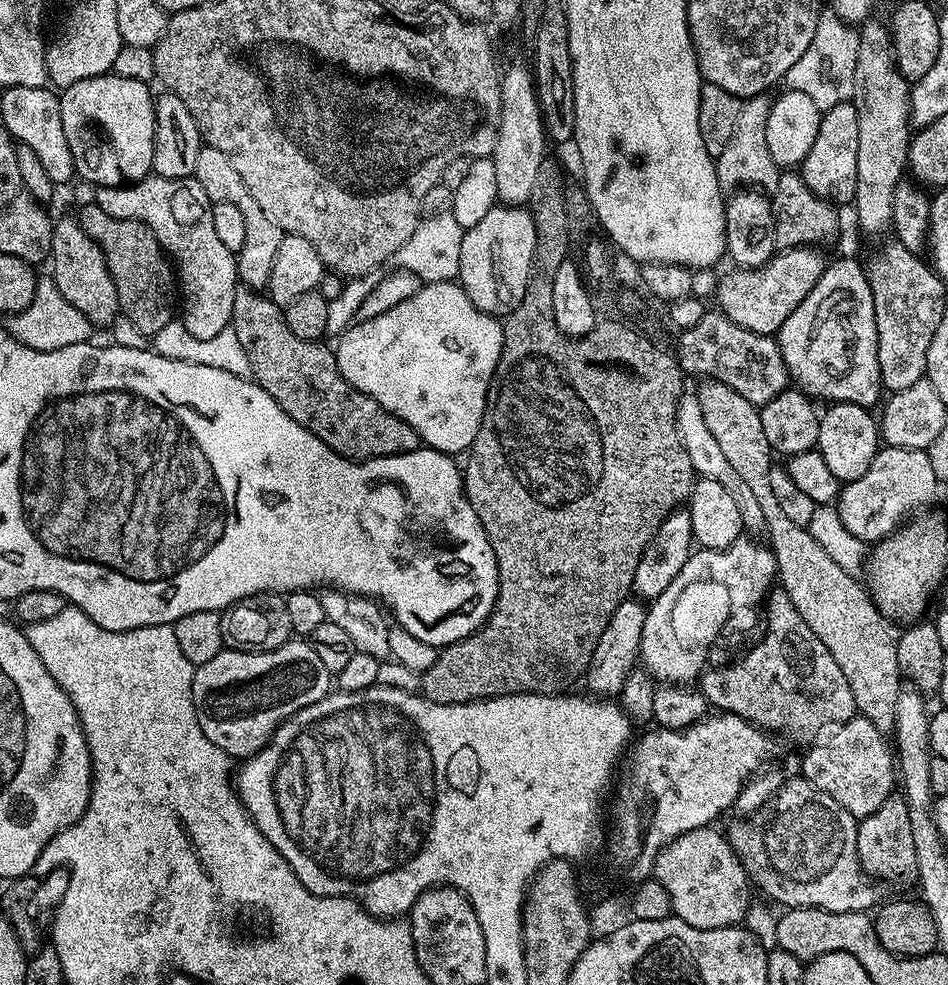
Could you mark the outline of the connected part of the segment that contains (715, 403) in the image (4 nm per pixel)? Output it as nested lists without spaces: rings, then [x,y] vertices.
[[[705,379],[704,384],[700,389],[695,389],[695,396],[698,398],[698,402],[702,406],[702,418],[706,418],[706,426],[710,429],[710,434],[714,434],[714,438],[718,441],[718,446],[722,450],[722,454],[730,462],[730,466],[735,472],[742,478],[742,482],[746,482],[746,486],[754,493],[754,498],[757,499],[758,506],[761,507],[762,516],[766,519],[766,538],[768,545],[772,552],[775,554],[775,564],[777,568],[777,579],[780,587],[783,589],[784,593],[788,598],[794,603],[794,608],[798,610],[798,614],[802,616],[802,620],[806,622],[806,626],[813,630],[814,634],[821,639],[822,644],[826,646],[830,654],[834,657],[834,662],[838,664],[842,669],[842,674],[845,675],[847,682],[850,685],[850,690],[854,696],[855,706],[857,708],[857,713],[861,716],[867,718],[868,721],[873,722],[878,726],[878,730],[885,734],[891,733],[895,729],[896,725],[896,712],[897,712],[897,702],[898,694],[900,693],[902,687],[902,673],[900,671],[900,663],[897,658],[897,648],[896,648],[896,638],[895,635],[891,634],[888,627],[889,623],[887,619],[877,610],[876,604],[873,603],[872,597],[869,596],[867,589],[860,583],[860,585],[855,581],[856,578],[848,573],[839,566],[838,563],[834,562],[830,554],[827,554],[826,550],[823,550],[822,546],[815,542],[812,535],[809,534],[808,529],[805,525],[798,524],[791,521],[787,517],[786,513],[781,509],[778,501],[776,501],[775,493],[770,490],[770,470],[774,467],[774,453],[770,442],[766,442],[766,434],[762,430],[762,418],[760,417],[760,408],[757,405],[751,404],[746,398],[741,396],[741,394],[736,393],[730,388],[730,386],[724,385],[720,381]]]

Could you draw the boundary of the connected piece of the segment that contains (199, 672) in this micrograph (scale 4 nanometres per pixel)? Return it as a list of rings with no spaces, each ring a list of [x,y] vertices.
[[[293,638],[288,643],[283,644],[281,648],[275,648],[269,652],[234,652],[225,650],[214,654],[214,658],[210,658],[210,662],[199,665],[192,673],[192,697],[194,698],[194,710],[198,714],[198,726],[202,726],[202,734],[206,734],[206,738],[210,738],[210,742],[214,742],[214,746],[218,746],[230,758],[247,758],[264,747],[268,740],[276,732],[276,727],[284,720],[290,719],[294,714],[298,714],[298,710],[302,710],[306,706],[310,706],[314,702],[318,702],[323,696],[328,695],[334,684],[333,673],[326,670],[326,666],[322,666],[322,662],[318,659],[318,654],[314,654],[311,643],[305,642],[300,638]]]

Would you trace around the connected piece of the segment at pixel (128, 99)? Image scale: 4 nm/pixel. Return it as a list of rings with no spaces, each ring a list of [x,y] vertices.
[[[109,74],[82,78],[82,82],[74,82],[74,86],[59,93],[62,130],[66,130],[66,142],[79,179],[89,180],[92,186],[114,188],[125,182],[143,180],[152,172],[156,145],[156,101],[150,88],[147,83],[134,78]]]

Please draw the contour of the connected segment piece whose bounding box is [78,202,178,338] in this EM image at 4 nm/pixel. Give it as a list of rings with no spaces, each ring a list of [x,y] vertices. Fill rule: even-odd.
[[[88,202],[78,219],[82,230],[98,242],[118,290],[118,302],[123,319],[128,319],[145,338],[156,335],[178,312],[178,277],[158,238],[140,220],[113,218],[96,203]]]

